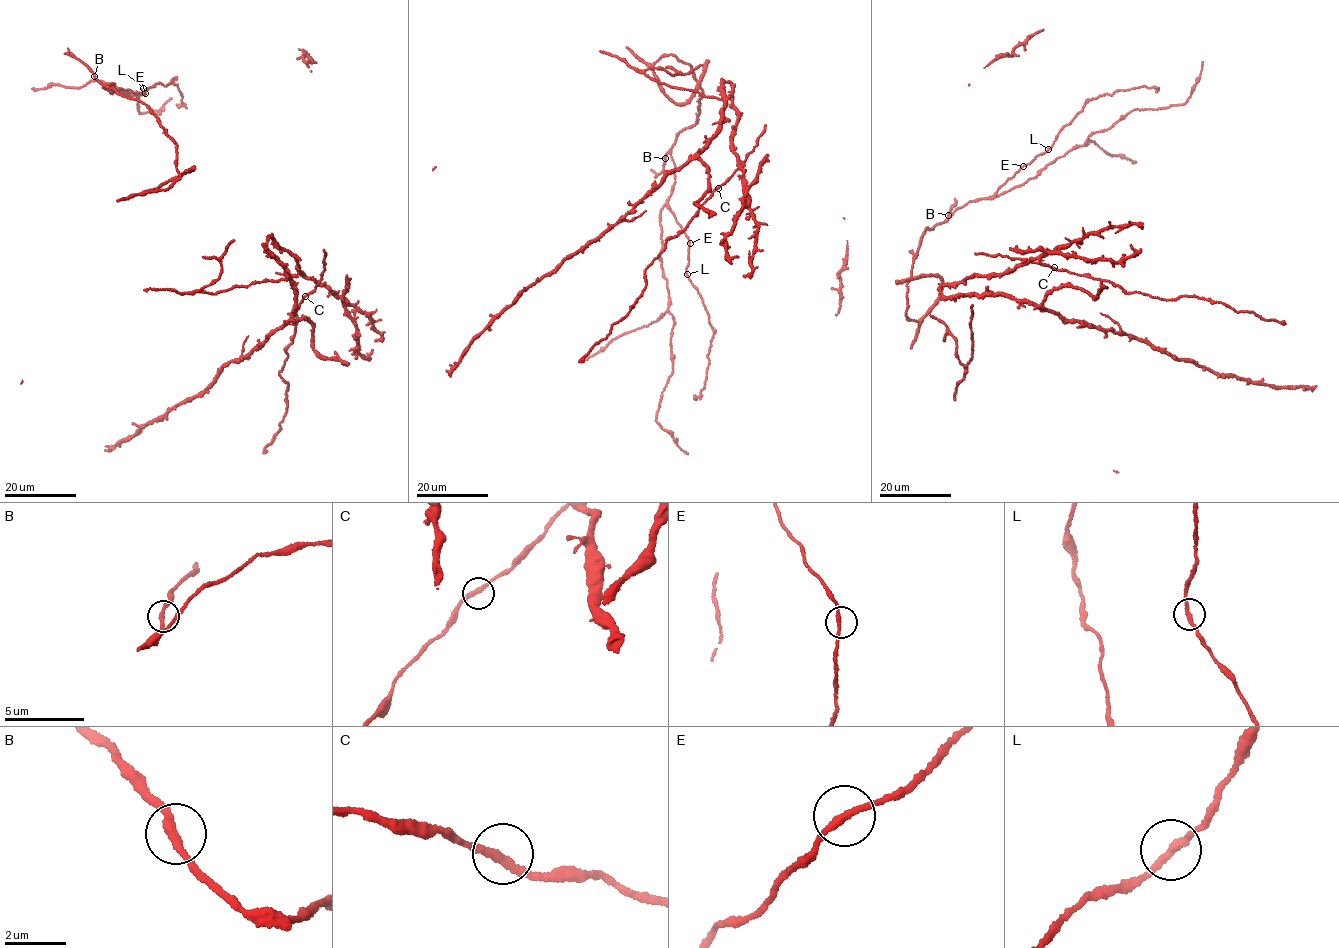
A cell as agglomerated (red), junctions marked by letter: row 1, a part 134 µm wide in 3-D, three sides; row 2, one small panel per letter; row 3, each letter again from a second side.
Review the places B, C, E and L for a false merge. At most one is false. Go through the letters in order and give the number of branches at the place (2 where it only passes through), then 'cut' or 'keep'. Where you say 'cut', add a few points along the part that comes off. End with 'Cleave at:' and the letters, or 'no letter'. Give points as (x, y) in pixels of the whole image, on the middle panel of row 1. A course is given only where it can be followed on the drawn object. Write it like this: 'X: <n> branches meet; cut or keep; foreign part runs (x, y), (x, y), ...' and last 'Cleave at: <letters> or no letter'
B: 2 branches meet; keep
C: 2 branches meet; keep
E: 2 branches meet; keep
L: 2 branches meet; keep
Cleave at: no letter

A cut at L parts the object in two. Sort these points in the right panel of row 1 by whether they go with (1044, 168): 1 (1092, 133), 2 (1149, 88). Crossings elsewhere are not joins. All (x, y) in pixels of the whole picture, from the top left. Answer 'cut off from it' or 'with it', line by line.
1: with it
2: cut off from it

